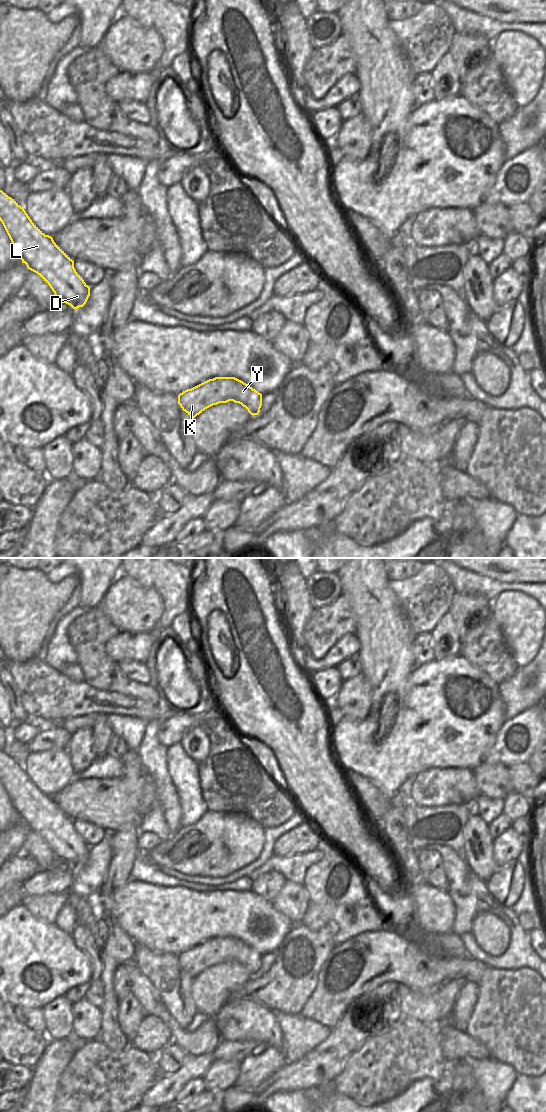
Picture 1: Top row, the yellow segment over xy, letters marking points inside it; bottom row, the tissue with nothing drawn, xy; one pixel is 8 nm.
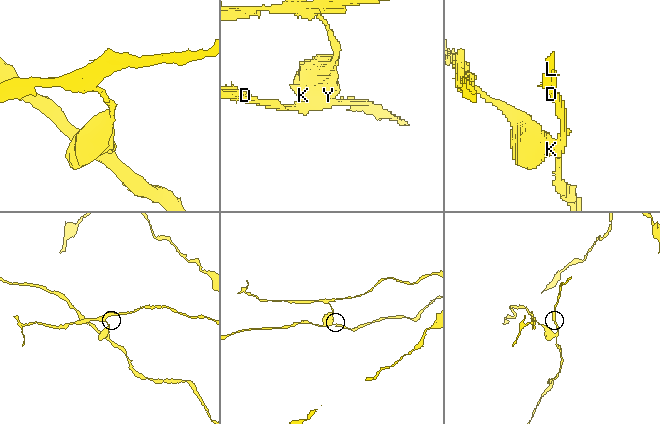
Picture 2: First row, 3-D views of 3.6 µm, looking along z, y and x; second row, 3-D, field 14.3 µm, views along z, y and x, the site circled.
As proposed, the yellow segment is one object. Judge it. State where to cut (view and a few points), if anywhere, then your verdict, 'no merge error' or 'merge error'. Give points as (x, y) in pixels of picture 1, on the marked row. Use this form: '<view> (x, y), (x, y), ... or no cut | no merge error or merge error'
xy (237, 402), (246, 400), (254, 407) | merge error

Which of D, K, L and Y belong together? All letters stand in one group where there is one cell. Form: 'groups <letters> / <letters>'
groups D L / K Y

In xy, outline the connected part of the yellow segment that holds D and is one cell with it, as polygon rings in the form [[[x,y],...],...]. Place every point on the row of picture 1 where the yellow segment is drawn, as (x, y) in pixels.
[[[0,190],[0,221],[2,222],[18,256],[27,268],[37,273],[52,289],[56,298],[73,309],[83,307],[89,296],[90,287],[74,268],[74,261],[45,235],[30,219],[24,207]]]

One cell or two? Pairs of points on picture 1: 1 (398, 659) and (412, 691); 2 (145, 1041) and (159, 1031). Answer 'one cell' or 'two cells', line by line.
1: two cells
2: one cell

